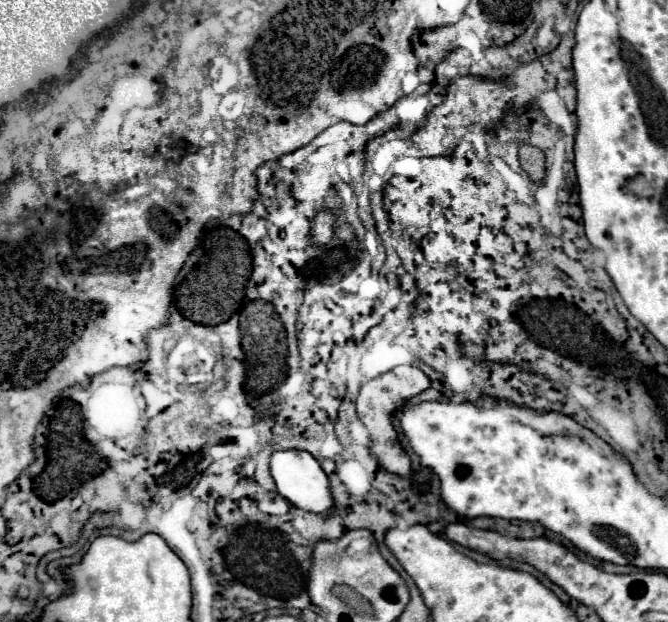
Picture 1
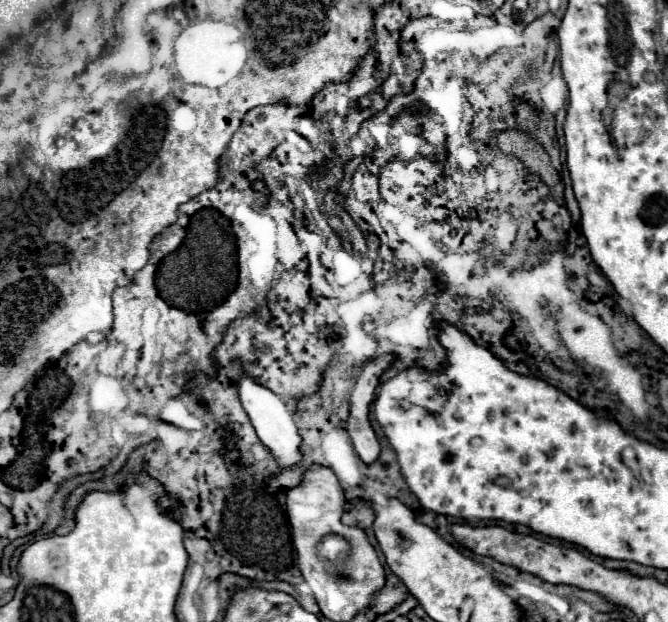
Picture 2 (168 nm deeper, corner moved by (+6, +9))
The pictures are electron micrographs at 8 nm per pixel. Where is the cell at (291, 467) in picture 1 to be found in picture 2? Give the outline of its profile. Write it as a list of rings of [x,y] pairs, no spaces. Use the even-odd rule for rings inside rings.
[[[242,376],[236,382],[236,386],[238,386],[238,392],[240,392],[240,402],[250,416],[260,442],[270,450],[270,454],[278,462],[278,466],[282,470],[298,466],[302,462],[302,450],[300,450],[302,436],[298,434],[298,428],[296,428],[296,422],[294,422],[294,412],[284,404],[284,400],[280,396],[276,396],[268,388],[256,384],[248,376]]]

